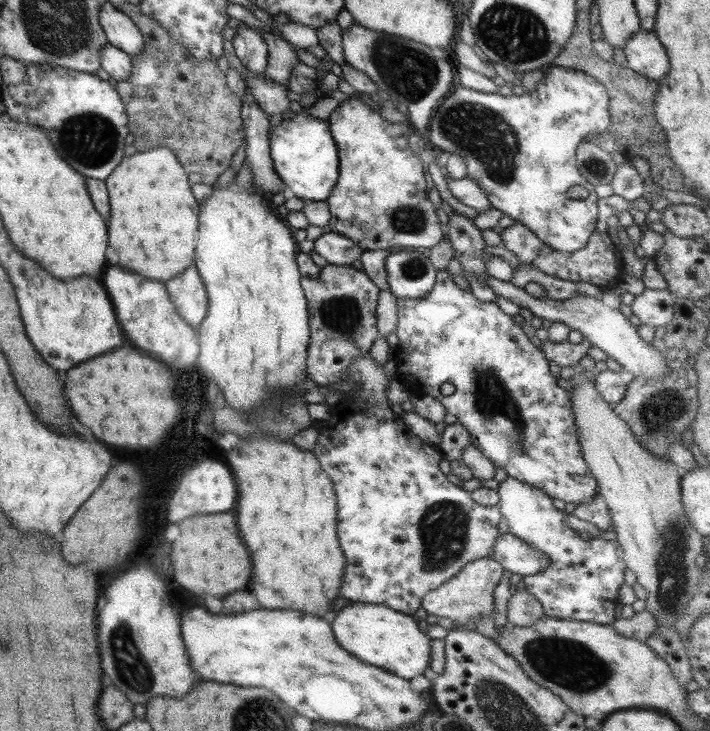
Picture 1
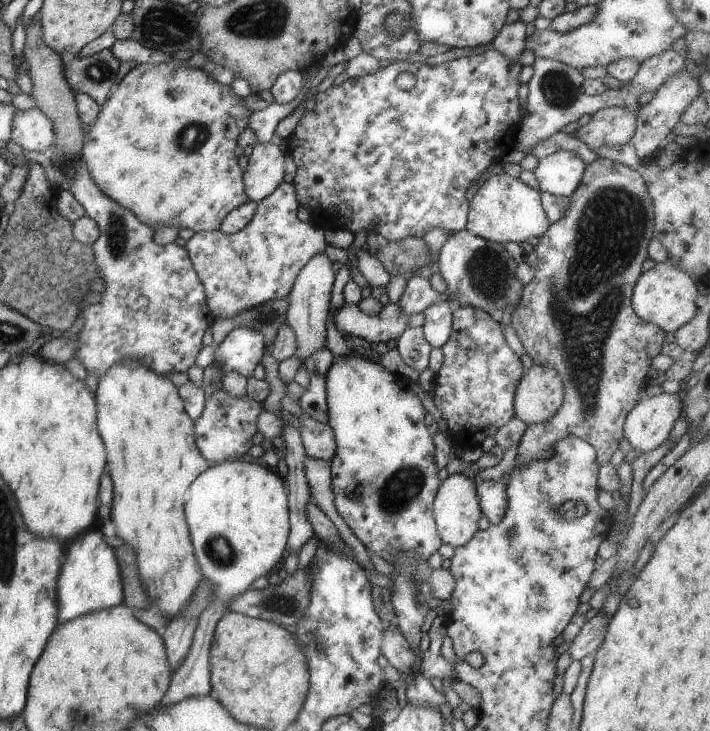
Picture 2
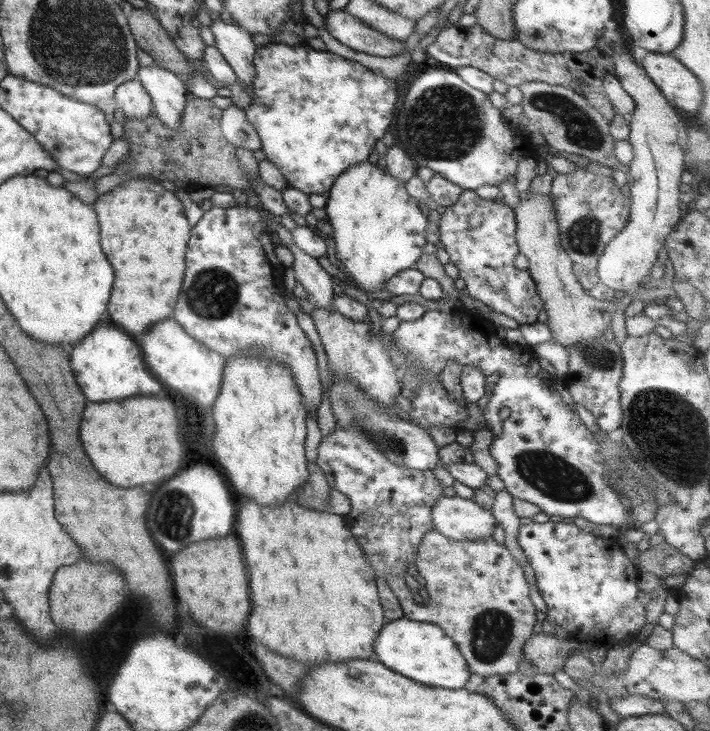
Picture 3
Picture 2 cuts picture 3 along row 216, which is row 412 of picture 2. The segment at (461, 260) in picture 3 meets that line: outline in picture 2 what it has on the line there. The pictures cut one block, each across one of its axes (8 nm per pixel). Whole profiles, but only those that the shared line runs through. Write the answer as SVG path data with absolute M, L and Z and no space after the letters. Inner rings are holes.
M470 306L453 307L451 334L440 348L443 361L434 372L433 404L444 420L453 448L479 447L514 416L515 387L524 367L505 342L497 318Z

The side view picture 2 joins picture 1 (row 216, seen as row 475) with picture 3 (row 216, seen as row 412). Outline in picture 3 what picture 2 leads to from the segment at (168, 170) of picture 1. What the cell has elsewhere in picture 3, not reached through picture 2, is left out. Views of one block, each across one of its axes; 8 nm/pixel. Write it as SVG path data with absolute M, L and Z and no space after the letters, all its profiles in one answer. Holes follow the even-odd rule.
M127 179L107 192L98 194L93 209L99 222L101 250L113 266L113 288L107 304L109 322L127 334L141 334L148 326L172 316L177 292L185 270L185 246L190 237L190 224L184 206L172 191L152 179Z

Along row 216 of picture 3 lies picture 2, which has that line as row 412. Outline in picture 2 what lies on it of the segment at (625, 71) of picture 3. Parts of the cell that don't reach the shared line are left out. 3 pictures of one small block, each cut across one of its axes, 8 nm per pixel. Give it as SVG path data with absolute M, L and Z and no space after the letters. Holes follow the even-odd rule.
M653 390L627 413L622 431L633 450L638 454L653 450L668 440L680 403L677 393Z

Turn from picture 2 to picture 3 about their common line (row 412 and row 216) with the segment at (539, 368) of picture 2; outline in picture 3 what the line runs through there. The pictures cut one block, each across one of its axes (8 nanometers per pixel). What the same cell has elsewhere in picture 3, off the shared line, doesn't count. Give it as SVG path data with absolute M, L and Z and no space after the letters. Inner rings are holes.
M528 190L519 192L520 201L514 208L516 243L518 252L527 260L526 271L535 283L535 290L542 302L547 320L545 326L549 329L550 340L562 347L572 346L576 342L602 336L610 326L616 310L624 310L632 301L625 295L618 299L599 300L588 295L577 282L573 274L572 262L560 246L556 218L552 210L550 196L529 195Z

